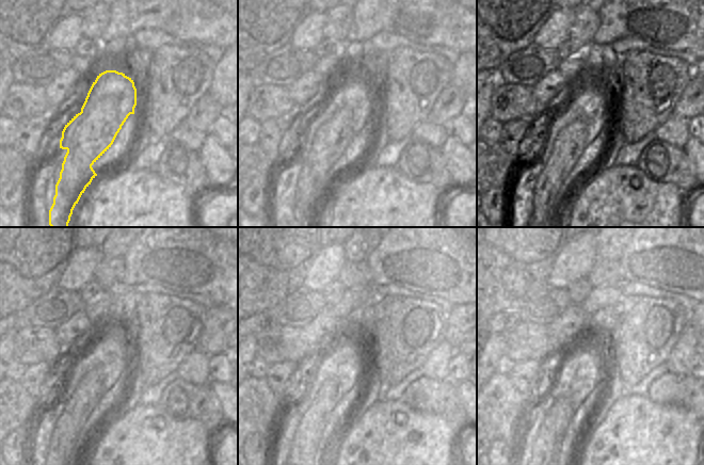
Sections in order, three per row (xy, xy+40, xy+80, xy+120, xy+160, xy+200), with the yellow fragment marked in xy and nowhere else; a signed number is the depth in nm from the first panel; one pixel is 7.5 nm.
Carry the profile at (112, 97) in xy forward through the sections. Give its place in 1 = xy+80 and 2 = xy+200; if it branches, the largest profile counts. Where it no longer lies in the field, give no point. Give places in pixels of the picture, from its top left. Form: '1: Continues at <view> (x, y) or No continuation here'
1: Continues at xy+80 (569, 133)
2: Continues at xy+200 (579, 374)

